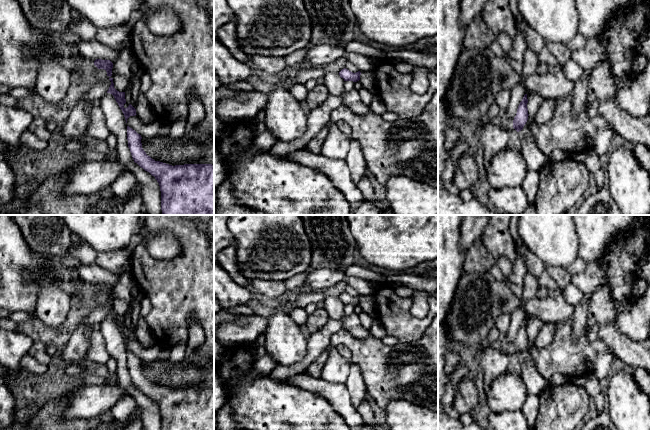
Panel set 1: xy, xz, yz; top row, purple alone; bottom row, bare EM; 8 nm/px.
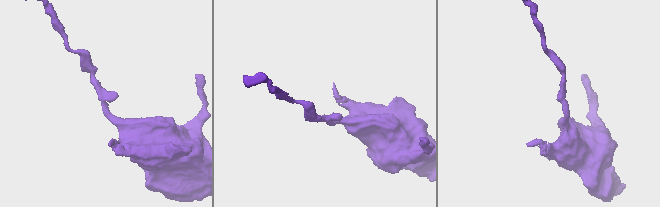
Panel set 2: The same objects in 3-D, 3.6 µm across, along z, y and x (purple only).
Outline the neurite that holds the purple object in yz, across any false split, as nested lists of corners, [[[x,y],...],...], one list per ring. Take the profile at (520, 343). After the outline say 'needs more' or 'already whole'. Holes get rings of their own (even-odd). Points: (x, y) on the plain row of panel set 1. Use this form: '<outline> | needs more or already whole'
[[[525,318],[518,330],[516,340],[514,341],[513,344],[513,352],[517,356],[523,353],[524,349],[528,344],[529,338],[528,338],[527,327],[528,327],[527,318]]] | already whole

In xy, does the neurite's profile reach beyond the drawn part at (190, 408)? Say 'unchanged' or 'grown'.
unchanged

